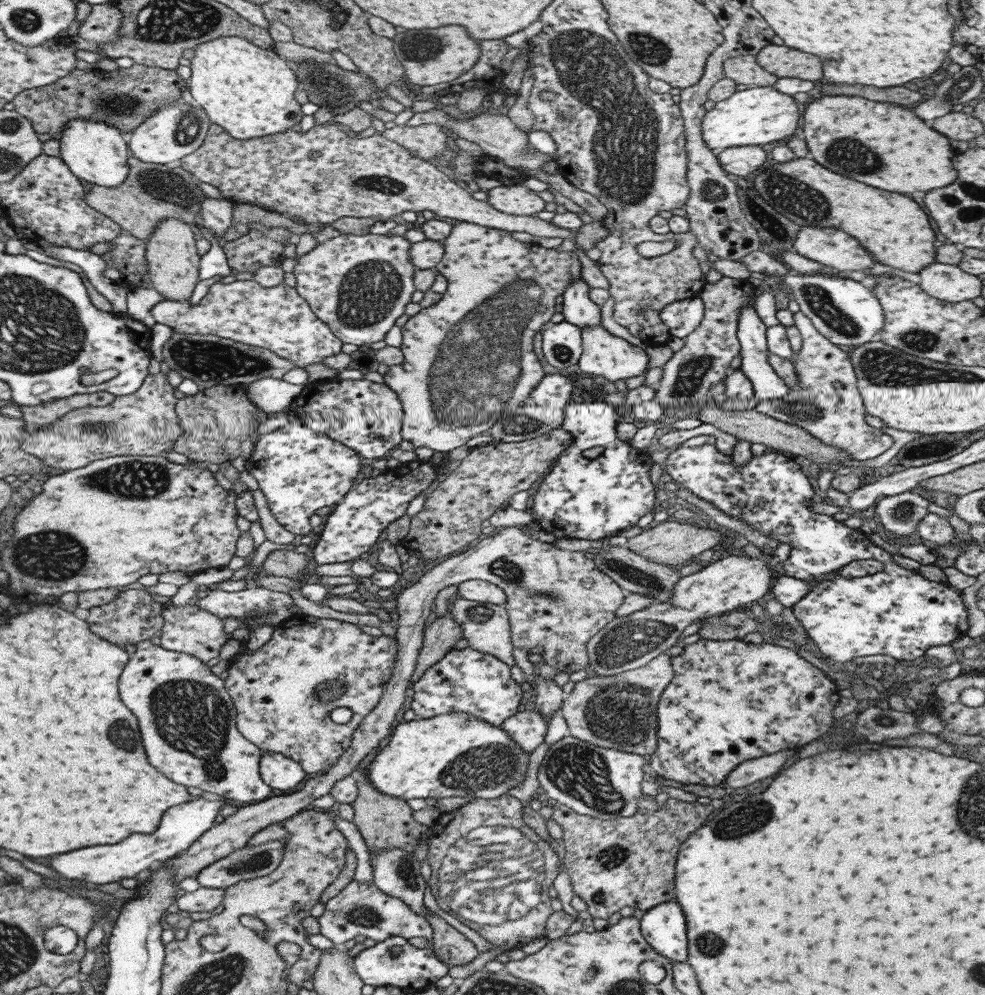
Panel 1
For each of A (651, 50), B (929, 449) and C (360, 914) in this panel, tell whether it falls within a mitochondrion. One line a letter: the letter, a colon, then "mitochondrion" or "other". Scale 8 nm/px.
A: mitochondrion
B: mitochondrion
C: mitochondrion

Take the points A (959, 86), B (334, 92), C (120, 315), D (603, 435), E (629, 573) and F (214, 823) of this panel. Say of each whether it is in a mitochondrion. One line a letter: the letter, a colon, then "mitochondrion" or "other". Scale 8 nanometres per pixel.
A: mitochondrion
B: mitochondrion
C: other
D: other
E: mitochondrion
F: other

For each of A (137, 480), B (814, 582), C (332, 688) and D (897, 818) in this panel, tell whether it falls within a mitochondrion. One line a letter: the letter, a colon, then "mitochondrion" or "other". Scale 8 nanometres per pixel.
A: mitochondrion
B: other
C: mitochondrion
D: other

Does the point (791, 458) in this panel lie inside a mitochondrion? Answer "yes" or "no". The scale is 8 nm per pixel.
no

